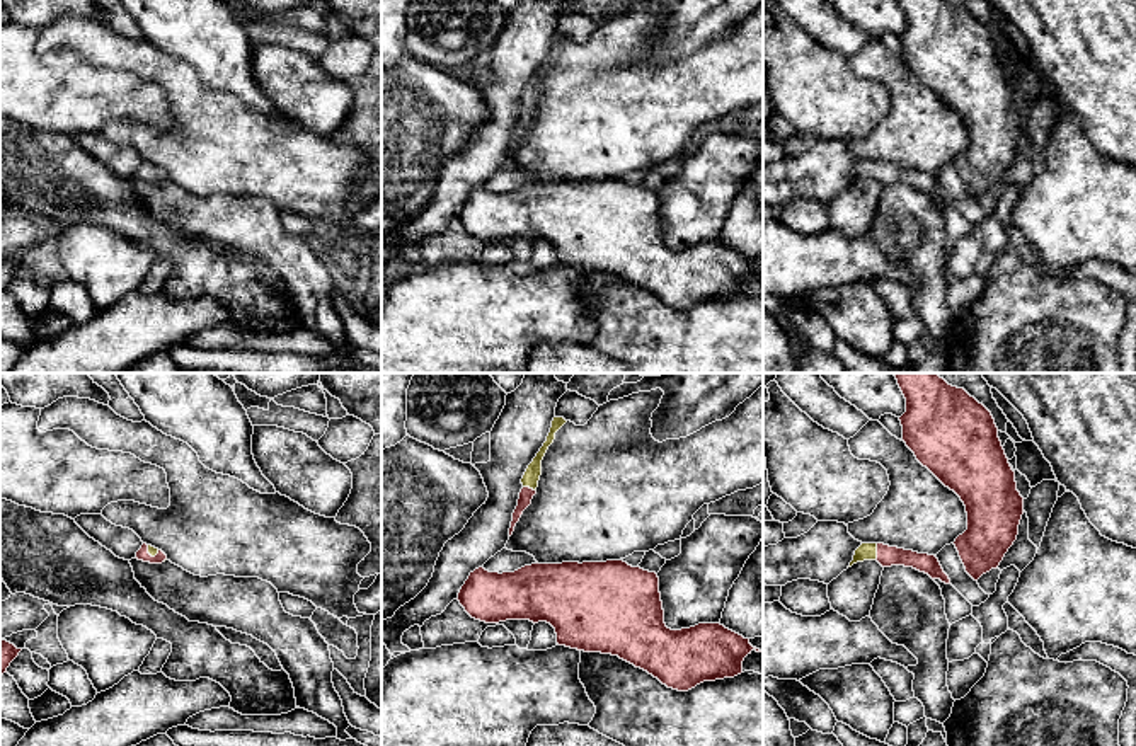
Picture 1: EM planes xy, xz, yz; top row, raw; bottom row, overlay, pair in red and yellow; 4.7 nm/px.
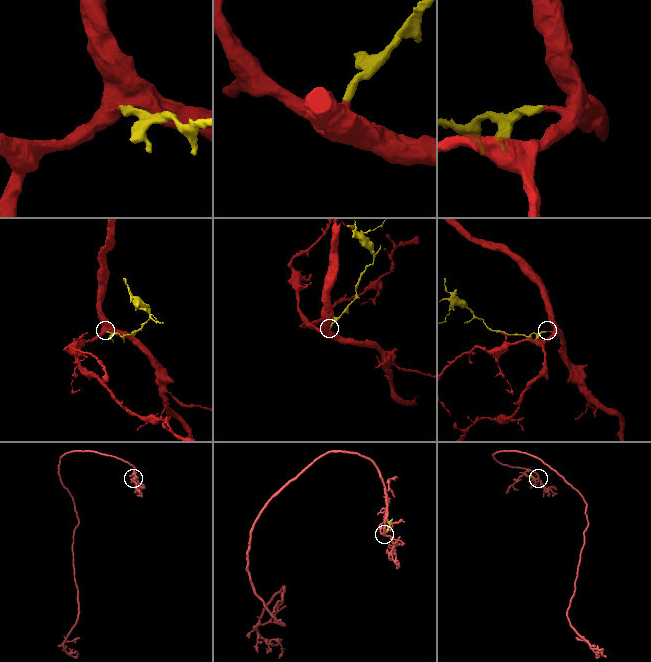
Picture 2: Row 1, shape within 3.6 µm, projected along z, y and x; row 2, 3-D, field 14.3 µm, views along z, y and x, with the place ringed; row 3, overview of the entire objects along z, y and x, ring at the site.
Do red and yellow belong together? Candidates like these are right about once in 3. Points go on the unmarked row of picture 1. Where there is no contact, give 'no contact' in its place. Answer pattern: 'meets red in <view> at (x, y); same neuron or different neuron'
meets red in yz at (877, 171); same neuron

